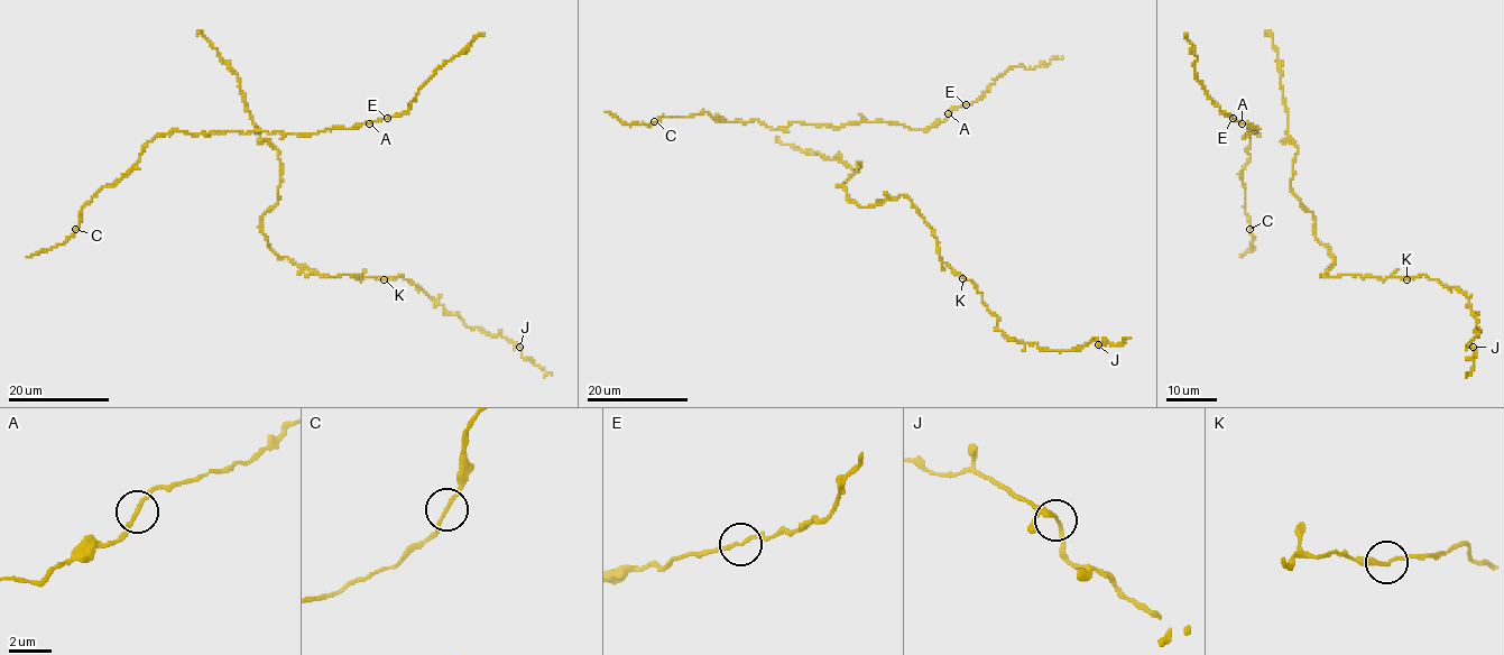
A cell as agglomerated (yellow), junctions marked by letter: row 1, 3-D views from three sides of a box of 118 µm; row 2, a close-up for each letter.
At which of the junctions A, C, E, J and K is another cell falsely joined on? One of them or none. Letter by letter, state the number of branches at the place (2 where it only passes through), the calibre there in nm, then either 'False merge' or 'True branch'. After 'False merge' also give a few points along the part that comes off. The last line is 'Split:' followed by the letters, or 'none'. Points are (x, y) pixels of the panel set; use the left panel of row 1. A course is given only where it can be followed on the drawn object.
A: Branches: 2. Thickness 170 nm. True branch
C: Branches: 2. Thickness 150 nm. True branch
E: Branches: 2. Thickness 160 nm. True branch
J: Branches: 2. Thickness 160 nm. True branch
K: Branches: 2. Thickness 150 nm. True branch
Split: none

